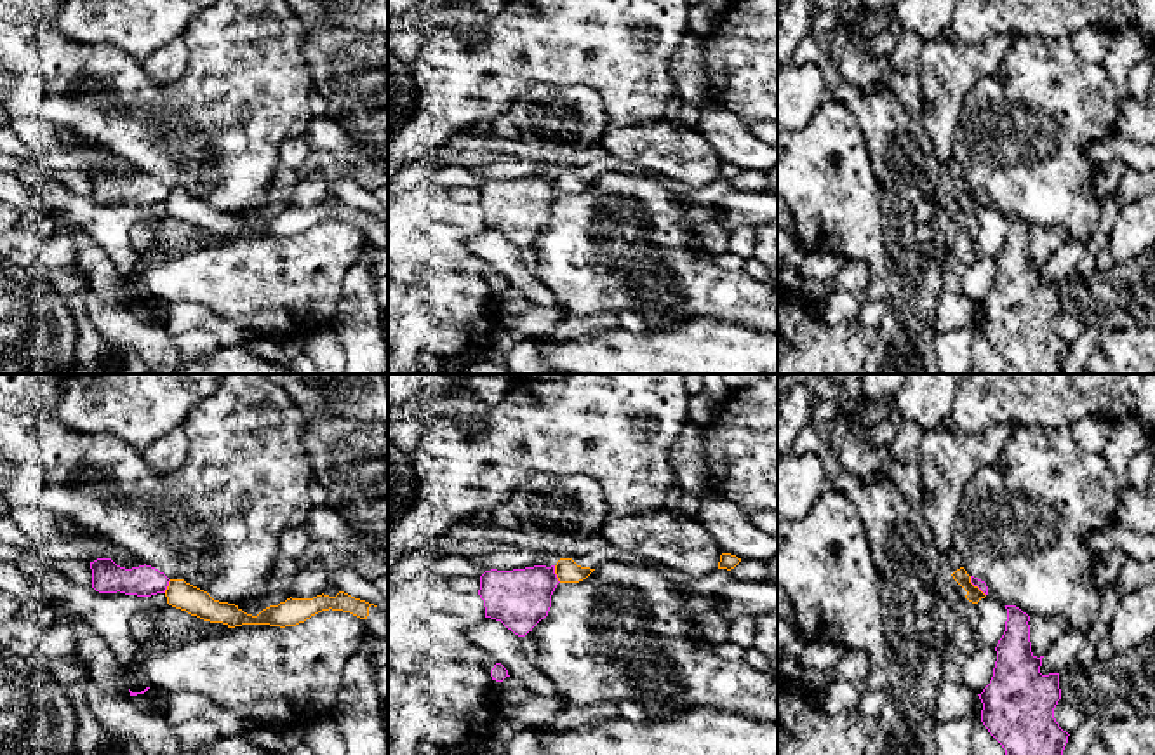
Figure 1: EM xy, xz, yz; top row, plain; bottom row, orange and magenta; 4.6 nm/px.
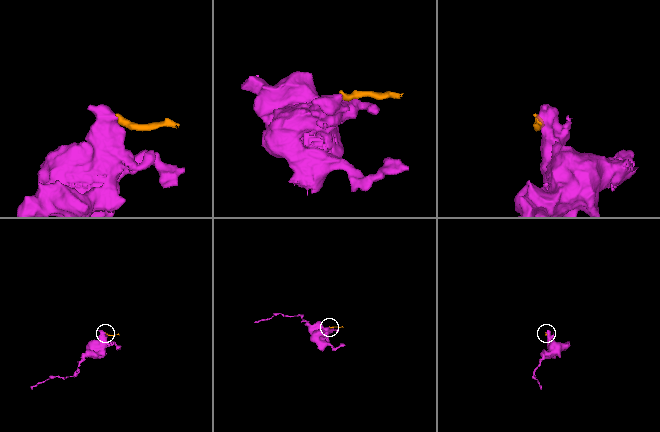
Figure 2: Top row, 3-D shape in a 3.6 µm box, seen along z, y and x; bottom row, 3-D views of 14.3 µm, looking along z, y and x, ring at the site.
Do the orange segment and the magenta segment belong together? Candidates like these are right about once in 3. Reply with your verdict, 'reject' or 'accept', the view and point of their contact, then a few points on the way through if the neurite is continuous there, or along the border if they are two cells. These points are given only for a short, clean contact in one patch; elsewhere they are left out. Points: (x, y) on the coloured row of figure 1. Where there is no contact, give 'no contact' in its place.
reject | xz (555, 573) | along xz (554, 566), (554, 573), (560, 581)

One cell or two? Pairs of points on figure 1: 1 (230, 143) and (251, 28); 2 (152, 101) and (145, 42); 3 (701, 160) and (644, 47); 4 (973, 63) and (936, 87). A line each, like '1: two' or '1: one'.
1: one
2: two
3: two
4: one

